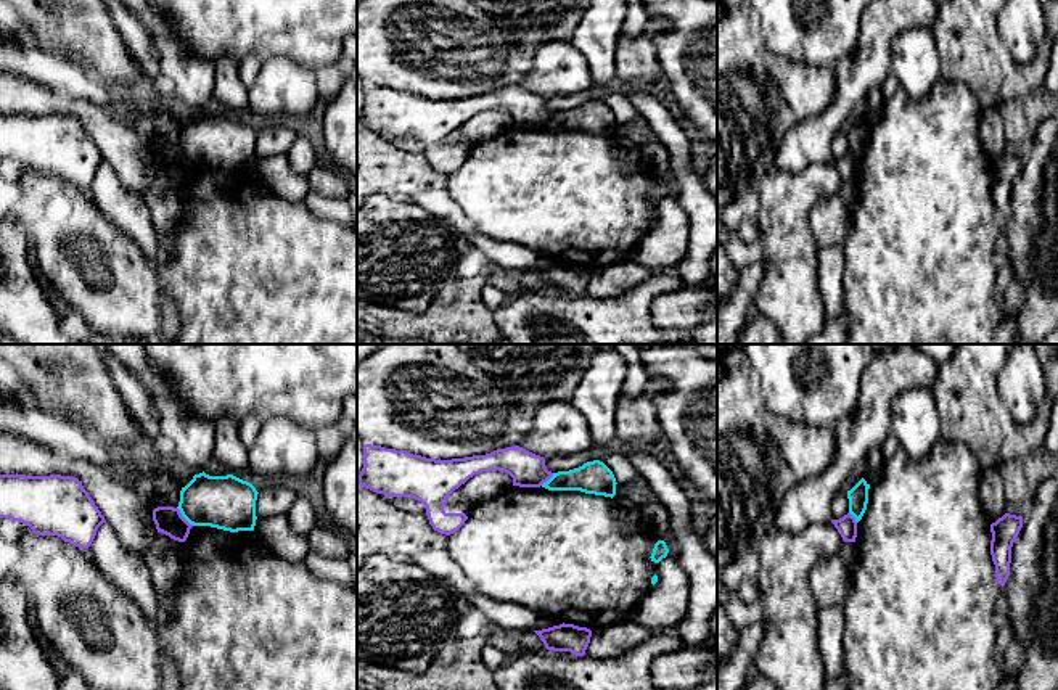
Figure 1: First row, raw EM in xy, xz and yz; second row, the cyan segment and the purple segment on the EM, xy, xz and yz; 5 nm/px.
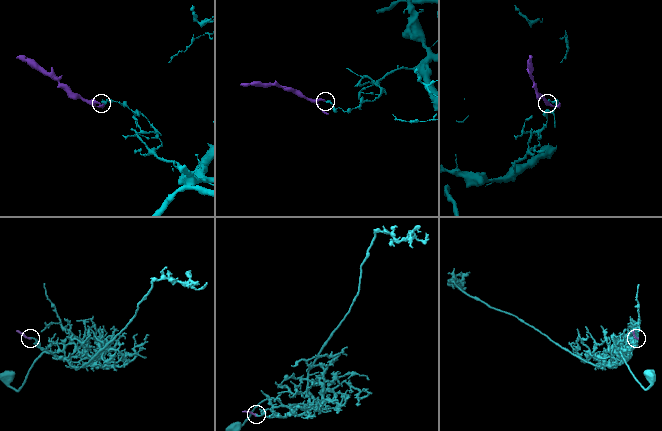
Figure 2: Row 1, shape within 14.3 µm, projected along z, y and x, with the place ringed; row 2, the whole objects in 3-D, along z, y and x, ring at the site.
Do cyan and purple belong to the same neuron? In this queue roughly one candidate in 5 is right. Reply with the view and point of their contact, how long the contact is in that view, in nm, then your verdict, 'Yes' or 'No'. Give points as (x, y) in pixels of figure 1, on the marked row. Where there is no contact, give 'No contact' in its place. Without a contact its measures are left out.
Touches cyan at xy (184, 517). Shared border 130 nm. No

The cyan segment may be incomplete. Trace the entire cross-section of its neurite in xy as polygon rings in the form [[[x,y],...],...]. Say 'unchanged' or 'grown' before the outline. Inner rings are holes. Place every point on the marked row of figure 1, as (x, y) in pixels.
unchanged; [[[203,471],[182,487],[177,508],[193,526],[254,531],[257,494],[251,483],[233,474],[209,476]]]

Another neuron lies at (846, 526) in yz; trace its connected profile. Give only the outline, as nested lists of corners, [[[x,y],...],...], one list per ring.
[[[847,513],[839,520],[831,520],[838,532],[841,534],[844,542],[855,542],[857,537],[857,521],[855,518]]]

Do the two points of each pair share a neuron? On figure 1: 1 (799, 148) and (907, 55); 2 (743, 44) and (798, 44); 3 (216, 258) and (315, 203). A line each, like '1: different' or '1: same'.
1: different
2: different
3: different

